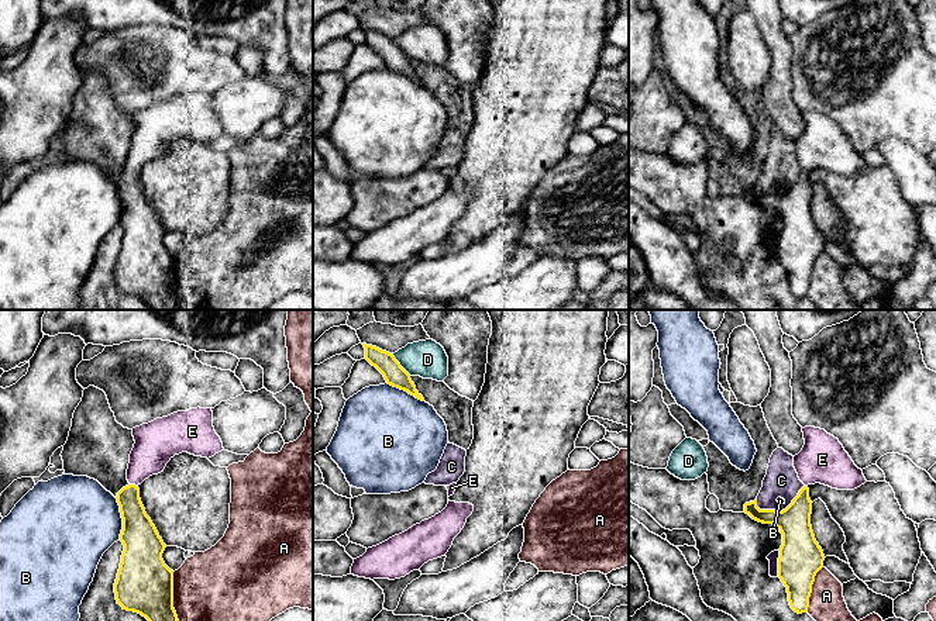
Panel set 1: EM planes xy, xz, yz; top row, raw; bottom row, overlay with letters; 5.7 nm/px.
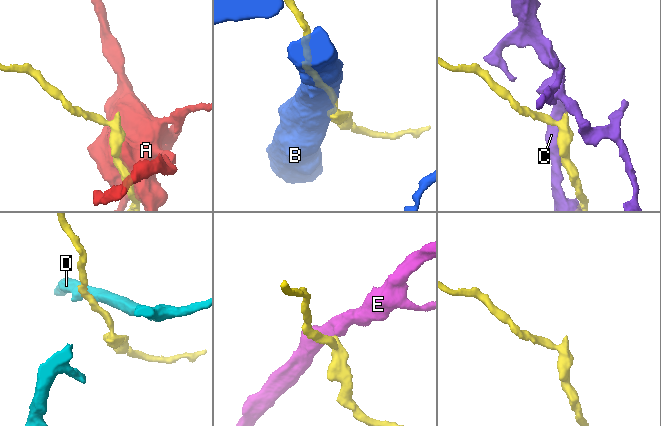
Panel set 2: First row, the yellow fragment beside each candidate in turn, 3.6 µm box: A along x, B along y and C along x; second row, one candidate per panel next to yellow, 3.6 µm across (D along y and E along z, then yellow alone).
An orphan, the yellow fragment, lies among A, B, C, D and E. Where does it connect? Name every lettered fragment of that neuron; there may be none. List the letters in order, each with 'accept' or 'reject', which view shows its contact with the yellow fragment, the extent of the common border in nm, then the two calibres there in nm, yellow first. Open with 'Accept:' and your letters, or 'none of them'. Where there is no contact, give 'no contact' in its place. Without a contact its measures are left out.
Accept: E
A: reject; meets yellow in xy; contact 280 nm long; 320 nm thick on the yellow side, 400 nm on the other
B: reject; meets yellow in xy; contact 260 nm long; 220 nm thick on the yellow side, 480 nm on the other
C: reject; meets yellow in yz; contact 300 nm long; 220 nm thick on the yellow side, 190 nm on the other
D: reject; meets yellow in xz; contact 170 nm long; 120 nm thick on the yellow side, 220 nm on the other
E: accept; meets yellow in xy; contact 50 nm long; 180 nm thick on the yellow side, 220 nm on the other

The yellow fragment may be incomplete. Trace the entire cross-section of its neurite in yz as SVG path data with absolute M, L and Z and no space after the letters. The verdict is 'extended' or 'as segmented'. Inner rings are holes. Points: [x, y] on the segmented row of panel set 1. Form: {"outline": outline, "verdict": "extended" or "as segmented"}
{"outline": "M803 486L782 511L760 510L754 500L744 504L743 513L758 522L772 524L781 531L778 577L787 587L791 608L798 614L806 613L815 576L825 560L811 525L812 501L808 486Z", "verdict": "as segmented"}

